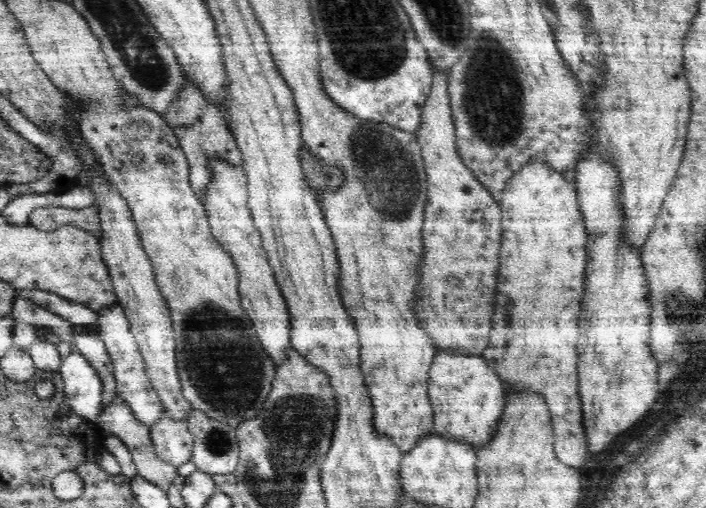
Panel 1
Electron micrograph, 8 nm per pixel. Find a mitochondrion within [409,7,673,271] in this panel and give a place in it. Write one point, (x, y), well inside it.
(491, 92)

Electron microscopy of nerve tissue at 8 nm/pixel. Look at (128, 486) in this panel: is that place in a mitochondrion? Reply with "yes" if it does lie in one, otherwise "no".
no

